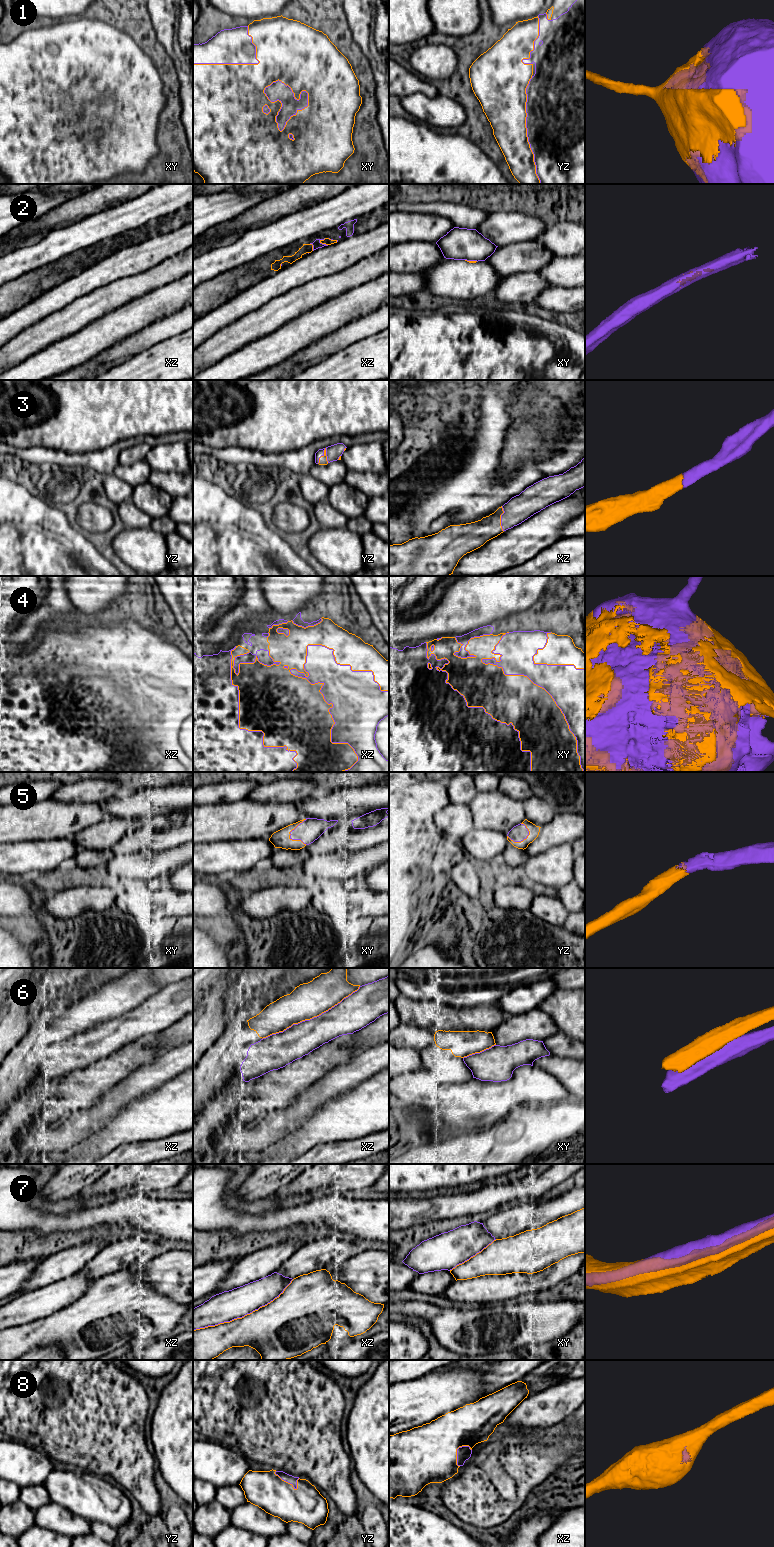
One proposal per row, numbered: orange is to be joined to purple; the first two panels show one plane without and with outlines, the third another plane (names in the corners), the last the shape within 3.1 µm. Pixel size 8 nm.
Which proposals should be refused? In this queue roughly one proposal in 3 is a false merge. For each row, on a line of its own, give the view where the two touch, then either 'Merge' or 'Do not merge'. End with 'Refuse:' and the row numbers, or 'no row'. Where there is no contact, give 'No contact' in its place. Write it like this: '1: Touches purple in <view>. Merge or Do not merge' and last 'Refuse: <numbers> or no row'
1: Touches purple in xy. Merge
2: Touches purple in xz. Do not merge
3: Touches purple in yz. Merge
4: Touches purple in xz. Merge
5: Touches purple in xy. Merge
6: Touches purple in xz. Do not merge
7: Touches purple in xz. Do not merge
8: Touches purple in yz. Merge
Refuse: 2, 6, 7

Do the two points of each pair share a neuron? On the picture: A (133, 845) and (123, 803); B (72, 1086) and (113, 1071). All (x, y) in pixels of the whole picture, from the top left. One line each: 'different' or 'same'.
A: different
B: same

